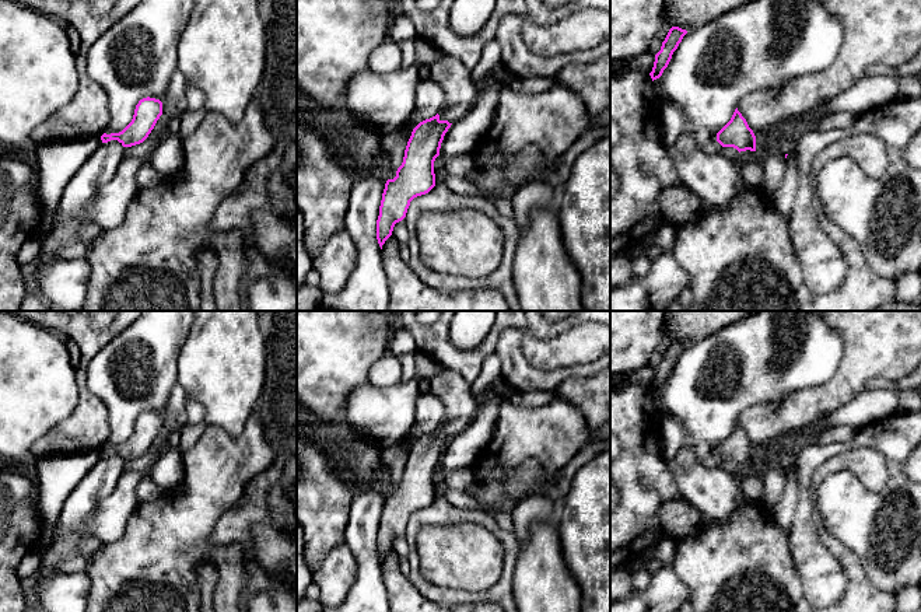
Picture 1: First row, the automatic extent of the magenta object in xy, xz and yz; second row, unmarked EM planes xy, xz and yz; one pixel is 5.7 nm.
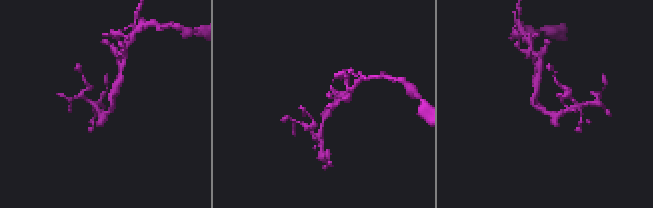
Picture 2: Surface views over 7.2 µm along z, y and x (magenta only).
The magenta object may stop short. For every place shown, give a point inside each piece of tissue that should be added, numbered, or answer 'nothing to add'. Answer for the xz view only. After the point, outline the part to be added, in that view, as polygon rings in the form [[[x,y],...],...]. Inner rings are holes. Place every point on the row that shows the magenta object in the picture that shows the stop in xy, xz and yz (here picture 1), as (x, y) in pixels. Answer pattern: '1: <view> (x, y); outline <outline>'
nothing to add

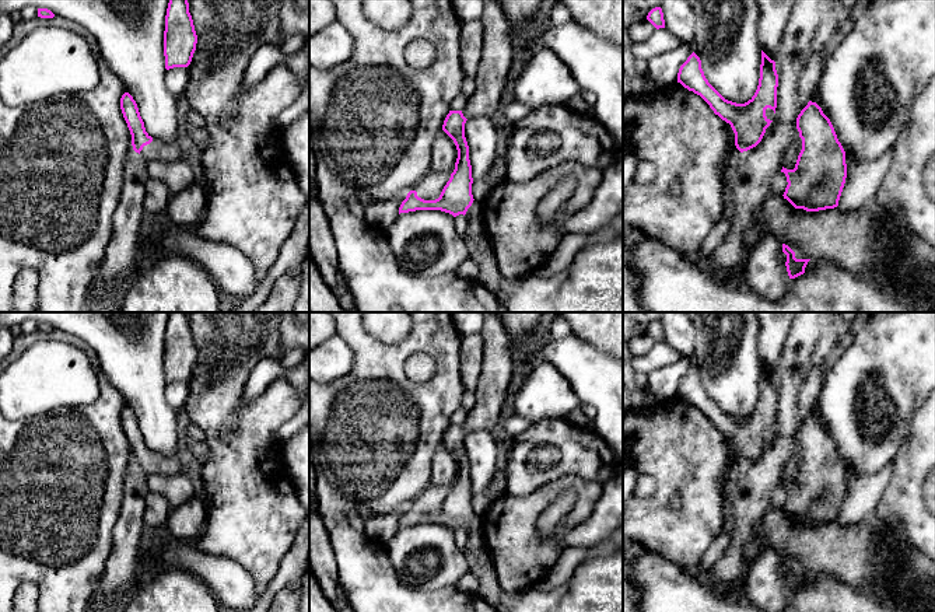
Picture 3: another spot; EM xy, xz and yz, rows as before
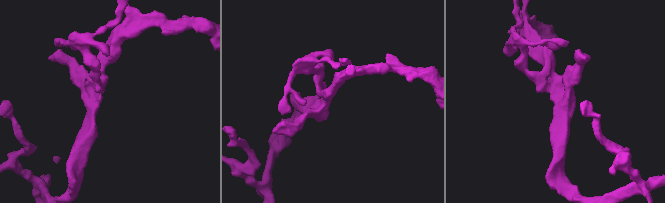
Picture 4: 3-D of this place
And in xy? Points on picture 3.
1: xy (170, 151); outline [[[153,139],[153,141],[143,147],[140,155],[146,161],[160,160],[165,162],[176,164],[181,160],[181,147],[178,139],[174,141],[164,141],[161,139]]]

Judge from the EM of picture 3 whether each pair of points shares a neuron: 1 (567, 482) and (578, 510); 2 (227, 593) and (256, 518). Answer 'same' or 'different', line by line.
1: same
2: different

